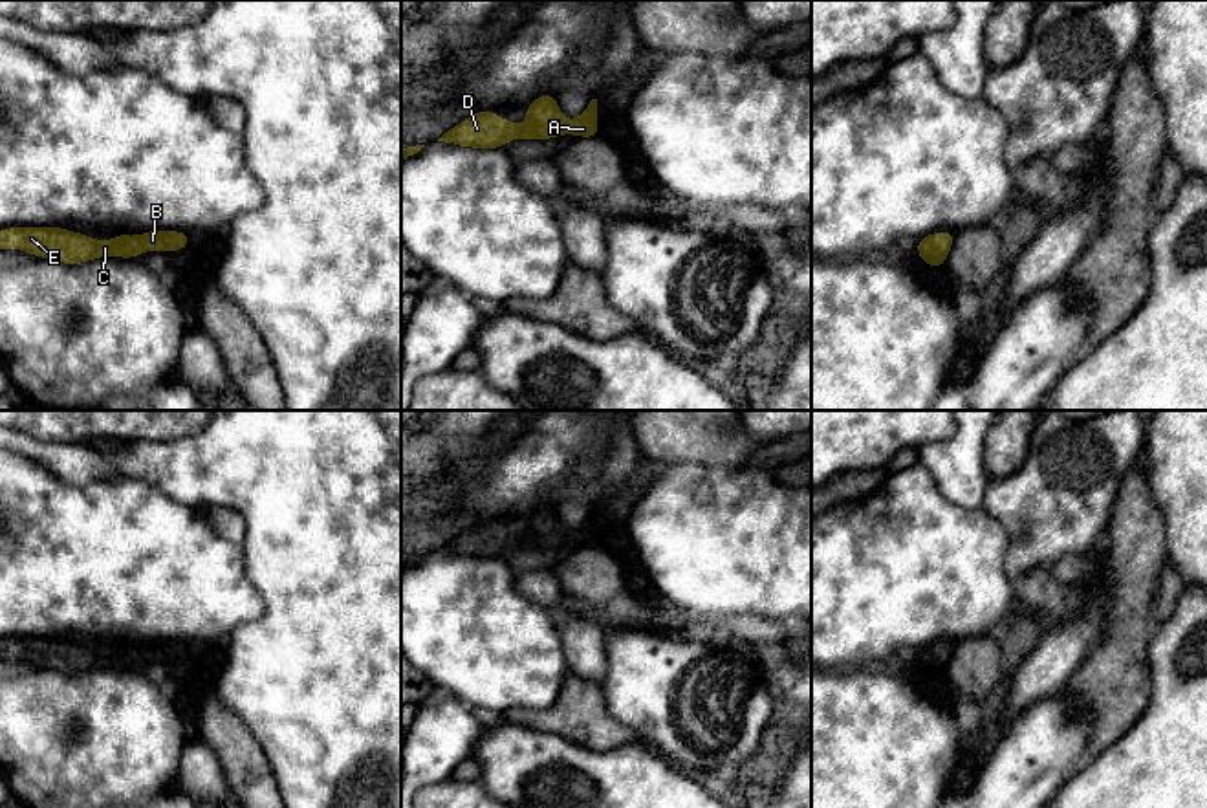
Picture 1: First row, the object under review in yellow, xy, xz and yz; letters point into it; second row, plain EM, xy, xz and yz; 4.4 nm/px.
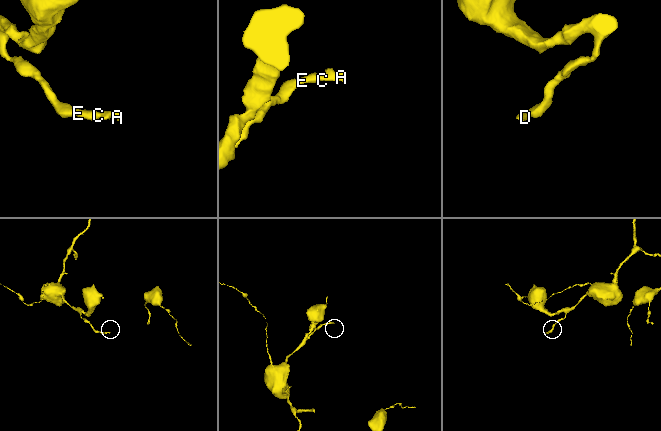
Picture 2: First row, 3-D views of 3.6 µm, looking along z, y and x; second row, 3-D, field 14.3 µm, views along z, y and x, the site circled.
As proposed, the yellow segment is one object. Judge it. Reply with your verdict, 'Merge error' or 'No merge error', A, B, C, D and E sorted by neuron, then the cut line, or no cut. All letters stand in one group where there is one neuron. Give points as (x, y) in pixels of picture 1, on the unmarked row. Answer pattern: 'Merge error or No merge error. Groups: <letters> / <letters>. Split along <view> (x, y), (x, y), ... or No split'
No merge error. Groups: A B C D E. No split

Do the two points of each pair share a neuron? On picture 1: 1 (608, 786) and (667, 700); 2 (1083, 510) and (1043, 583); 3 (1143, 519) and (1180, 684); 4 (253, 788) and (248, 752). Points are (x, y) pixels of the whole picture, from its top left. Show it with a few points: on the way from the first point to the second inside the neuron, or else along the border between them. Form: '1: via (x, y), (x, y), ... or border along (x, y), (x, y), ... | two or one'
1: border along (640, 739), (673, 766) | two
2: border along (1048, 567), (1030, 570), (1015, 585) | two
3: border along (1154, 629), (1149, 640), (1149, 671) | two
4: via (250, 779), (248, 761) | one

